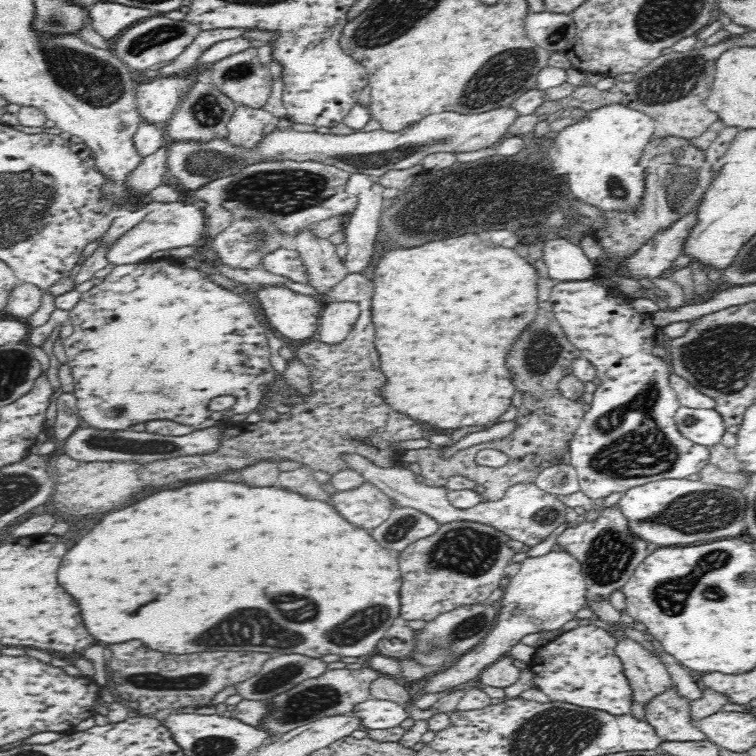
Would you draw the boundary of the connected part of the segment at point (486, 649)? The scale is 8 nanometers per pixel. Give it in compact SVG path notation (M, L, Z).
M555 548L542 556L526 557L521 561L518 573L508 578L504 594L497 602L498 618L490 634L449 668L431 674L426 686L422 688L422 694L446 693L466 685L487 666L508 655L508 650L524 636L558 631L567 622L577 621L586 613L586 587L580 563L571 554Z

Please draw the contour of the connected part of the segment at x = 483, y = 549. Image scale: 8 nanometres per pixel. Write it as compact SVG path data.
M451 522L441 524L436 534L413 542L398 556L402 570L402 588L400 588L399 622L423 620L430 622L444 612L486 604L492 592L499 588L504 577L504 568L517 552L508 548L509 538L499 530L478 522Z

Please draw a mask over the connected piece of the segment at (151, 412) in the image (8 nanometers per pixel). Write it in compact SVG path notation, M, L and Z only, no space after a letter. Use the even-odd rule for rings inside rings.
M162 258L145 263L127 264L115 266L113 271L104 278L102 284L94 286L91 290L81 294L78 304L69 310L69 322L74 330L71 336L63 341L67 355L67 366L73 376L73 395L77 400L79 418L84 420L89 427L97 429L108 429L111 431L126 430L132 424L148 422L158 416L164 421L172 421L177 424L193 426L198 430L228 423L233 414L248 414L255 410L261 401L265 386L273 379L276 371L270 363L270 347L267 326L260 324L260 315L254 312L255 307L245 301L240 294L234 294L232 290L226 290L210 280L200 269L184 267L179 260L173 258ZM229 394L236 397L236 404L232 408L218 411L210 410L209 404L215 396Z

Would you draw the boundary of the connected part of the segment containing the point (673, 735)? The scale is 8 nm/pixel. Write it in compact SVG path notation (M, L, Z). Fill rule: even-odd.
M676 684L644 705L645 719L662 741L701 741L707 738L695 725L690 713L690 698L680 694Z

